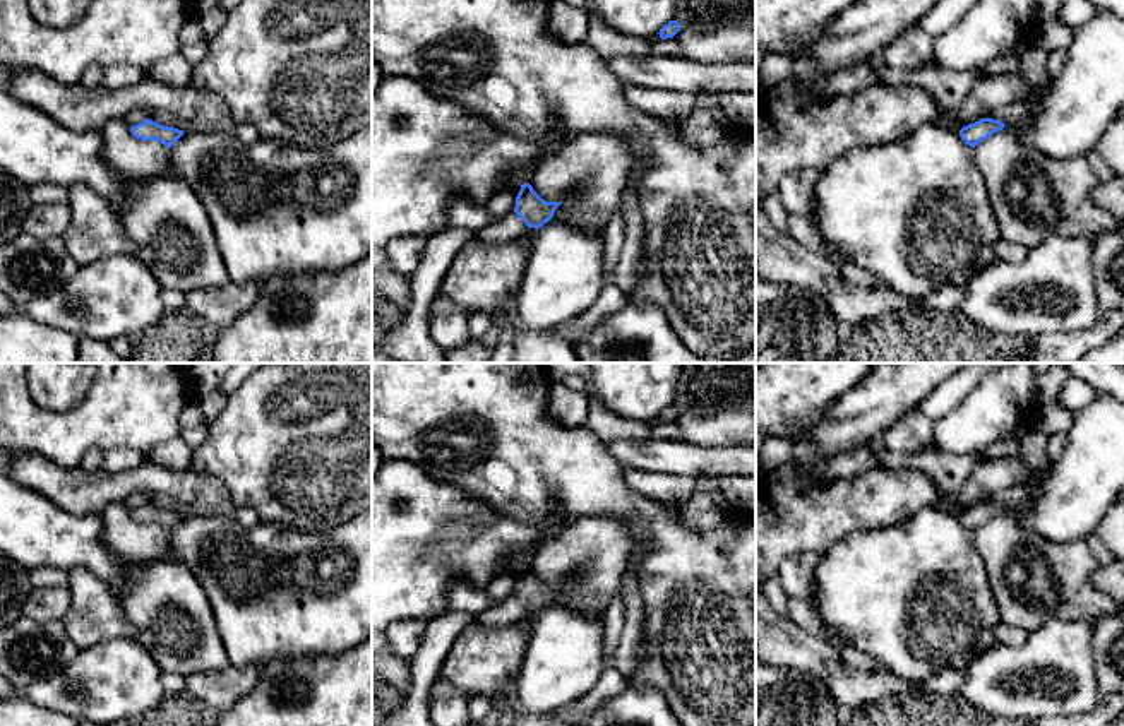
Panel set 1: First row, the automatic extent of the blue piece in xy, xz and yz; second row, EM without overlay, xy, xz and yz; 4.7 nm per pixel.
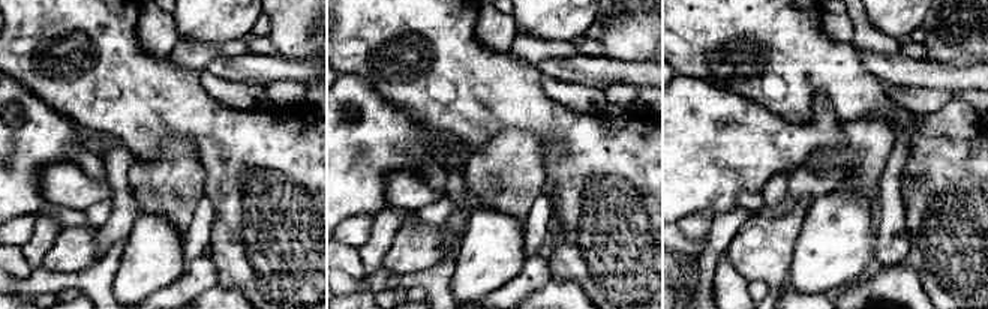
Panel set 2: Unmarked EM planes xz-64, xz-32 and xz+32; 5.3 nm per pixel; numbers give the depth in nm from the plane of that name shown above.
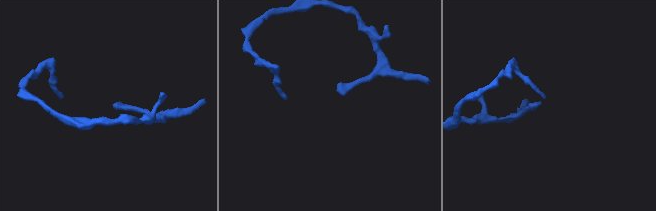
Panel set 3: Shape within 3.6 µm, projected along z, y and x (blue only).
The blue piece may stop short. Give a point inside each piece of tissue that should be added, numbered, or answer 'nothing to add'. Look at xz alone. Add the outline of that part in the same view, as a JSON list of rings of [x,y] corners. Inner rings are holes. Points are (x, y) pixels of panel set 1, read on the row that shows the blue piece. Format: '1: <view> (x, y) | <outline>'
1: xz (506, 230) | [[[512,211],[504,219],[493,221],[492,224],[475,233],[475,236],[487,243],[502,245],[516,240],[526,229],[526,223]]]

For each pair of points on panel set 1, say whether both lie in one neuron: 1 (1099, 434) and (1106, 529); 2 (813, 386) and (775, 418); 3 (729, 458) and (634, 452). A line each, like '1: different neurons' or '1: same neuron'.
1: different neurons
2: same neuron
3: same neuron

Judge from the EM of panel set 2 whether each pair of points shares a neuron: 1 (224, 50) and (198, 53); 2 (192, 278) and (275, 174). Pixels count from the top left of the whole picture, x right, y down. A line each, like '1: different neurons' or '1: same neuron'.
1: same neuron
2: different neurons

